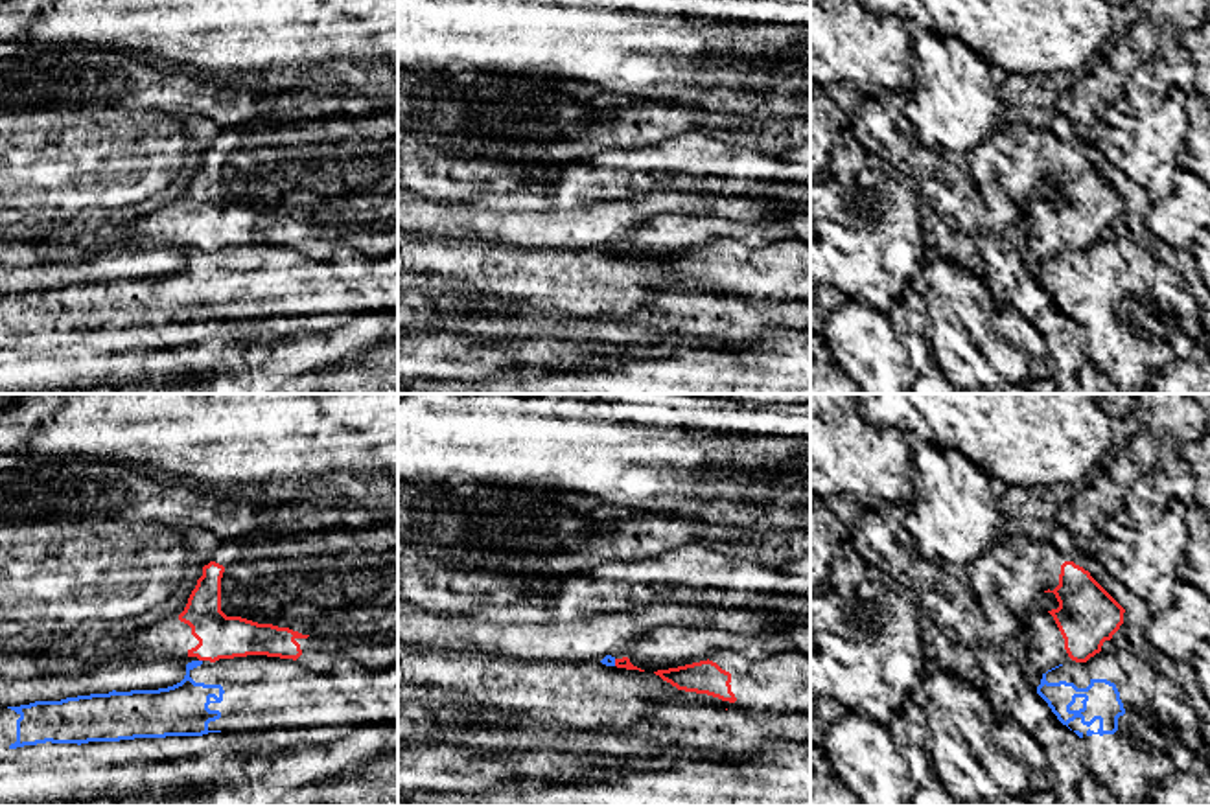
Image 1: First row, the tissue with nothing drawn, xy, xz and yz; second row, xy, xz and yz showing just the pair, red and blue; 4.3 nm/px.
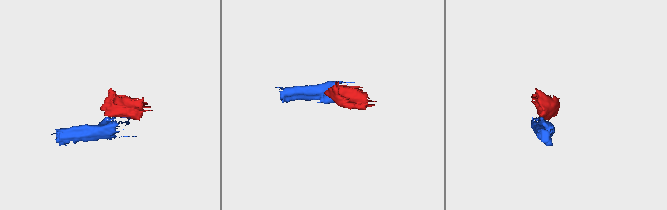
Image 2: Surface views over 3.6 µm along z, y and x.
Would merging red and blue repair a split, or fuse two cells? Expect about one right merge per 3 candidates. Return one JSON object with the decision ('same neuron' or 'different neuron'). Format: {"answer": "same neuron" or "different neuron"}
{"answer": "different neuron"}

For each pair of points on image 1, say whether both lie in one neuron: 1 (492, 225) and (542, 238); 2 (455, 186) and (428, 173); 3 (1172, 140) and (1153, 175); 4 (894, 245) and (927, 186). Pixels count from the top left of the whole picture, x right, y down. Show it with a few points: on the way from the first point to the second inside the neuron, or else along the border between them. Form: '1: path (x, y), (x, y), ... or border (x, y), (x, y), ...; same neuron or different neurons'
1: path (505, 229), (529, 230); same neuron
2: path (448, 179), (435, 175); same neuron
3: path (1163, 149), (1153, 159), (1153, 166); same neuron
4: border (897, 175), (921, 199); different neurons

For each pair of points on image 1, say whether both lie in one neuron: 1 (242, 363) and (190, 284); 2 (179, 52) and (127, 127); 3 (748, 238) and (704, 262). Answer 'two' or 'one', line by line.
1: two
2: two
3: two

